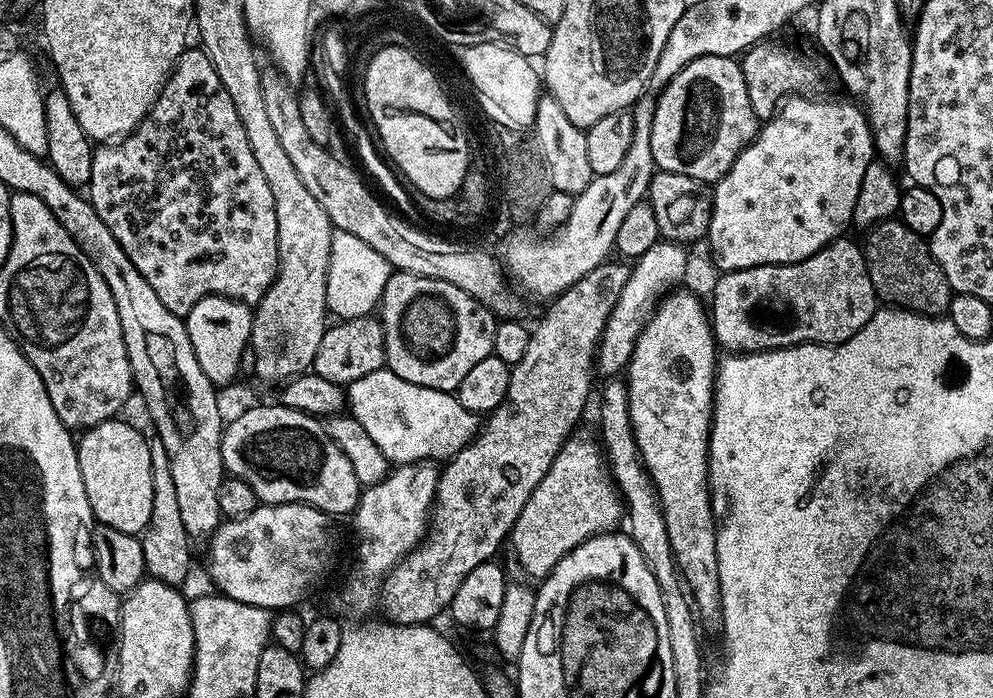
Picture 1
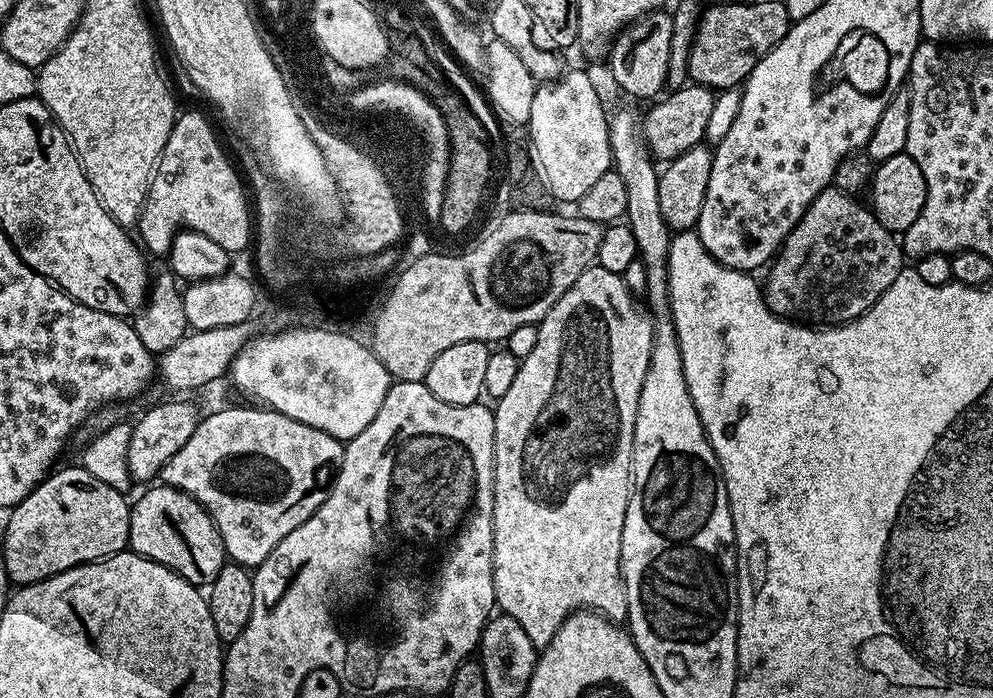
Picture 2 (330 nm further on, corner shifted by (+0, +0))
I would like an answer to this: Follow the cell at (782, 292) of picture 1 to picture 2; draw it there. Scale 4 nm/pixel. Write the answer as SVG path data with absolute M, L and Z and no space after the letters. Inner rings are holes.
M829 186L810 202L806 214L794 226L792 233L780 245L767 269L768 281L763 281L762 295L764 303L768 305L769 312L774 316L785 318L804 318L817 312L824 316L823 323L828 326L847 324L848 321L858 318L898 278L898 274L906 267L906 257L901 241L872 213L871 207L859 204L855 195Z

